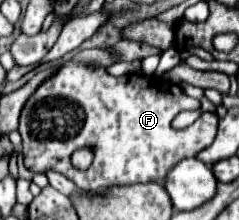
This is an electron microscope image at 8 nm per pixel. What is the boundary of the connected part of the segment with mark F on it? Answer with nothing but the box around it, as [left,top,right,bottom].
[18,61,218,191]

